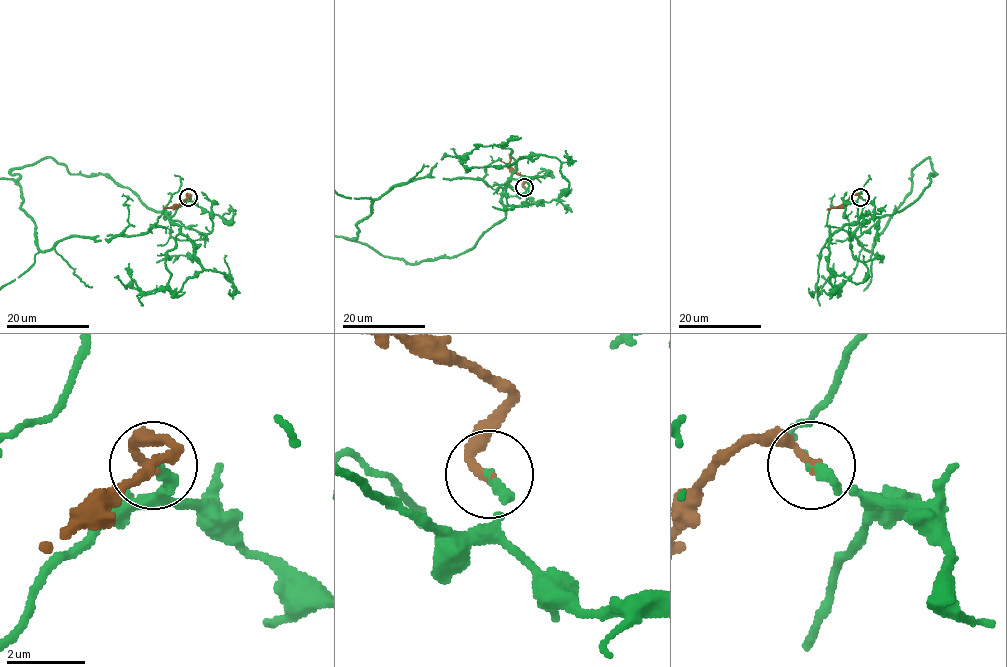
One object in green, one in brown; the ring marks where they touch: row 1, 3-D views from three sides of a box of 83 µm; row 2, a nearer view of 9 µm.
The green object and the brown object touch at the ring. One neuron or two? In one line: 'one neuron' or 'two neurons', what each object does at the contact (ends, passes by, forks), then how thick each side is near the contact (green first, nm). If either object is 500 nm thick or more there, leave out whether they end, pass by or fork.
one neuron; green ends there; brown ends there; 280 nm thick on the green side, 240 nm on the other

